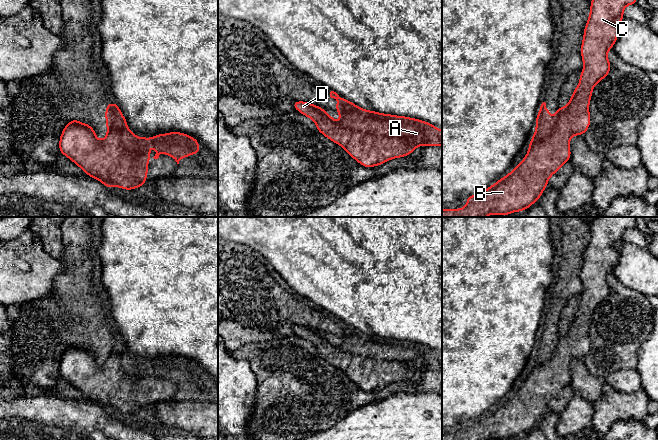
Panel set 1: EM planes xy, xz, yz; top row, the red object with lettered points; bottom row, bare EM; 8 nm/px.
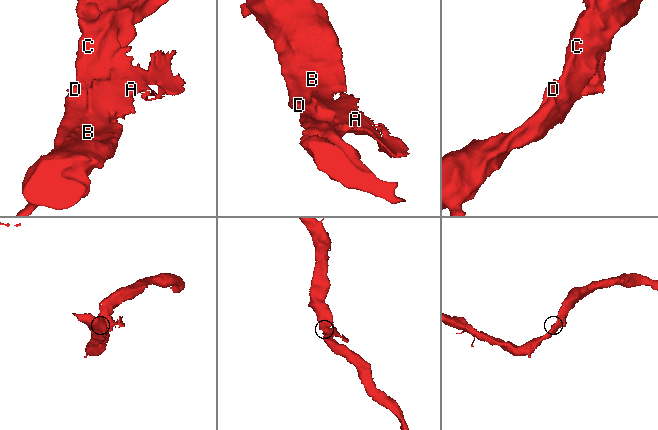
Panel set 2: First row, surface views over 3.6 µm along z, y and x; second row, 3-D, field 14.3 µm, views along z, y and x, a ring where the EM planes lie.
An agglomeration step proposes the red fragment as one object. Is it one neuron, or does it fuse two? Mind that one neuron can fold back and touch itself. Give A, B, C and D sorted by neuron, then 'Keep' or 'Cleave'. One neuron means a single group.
Groups: A B C D. Keep

